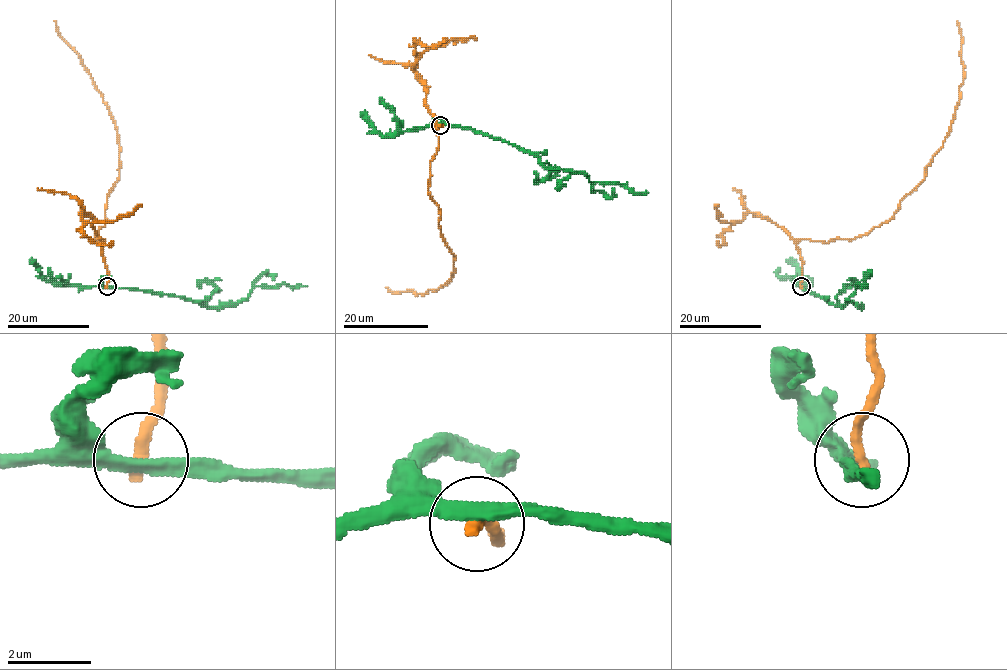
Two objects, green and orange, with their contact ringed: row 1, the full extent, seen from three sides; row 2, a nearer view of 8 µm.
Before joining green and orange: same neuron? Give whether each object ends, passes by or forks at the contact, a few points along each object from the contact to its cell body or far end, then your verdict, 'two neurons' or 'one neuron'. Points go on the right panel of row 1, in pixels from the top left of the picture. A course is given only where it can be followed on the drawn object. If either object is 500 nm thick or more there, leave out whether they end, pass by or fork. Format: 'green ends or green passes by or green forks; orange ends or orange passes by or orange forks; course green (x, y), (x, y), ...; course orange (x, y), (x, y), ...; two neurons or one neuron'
green passes by; orange ends; course green (801, 286), (841, 307), (856, 285), (866, 286); course orange (801, 286), (798, 240), (868, 234), (925, 177), (960, 101), (958, 21); two neurons

